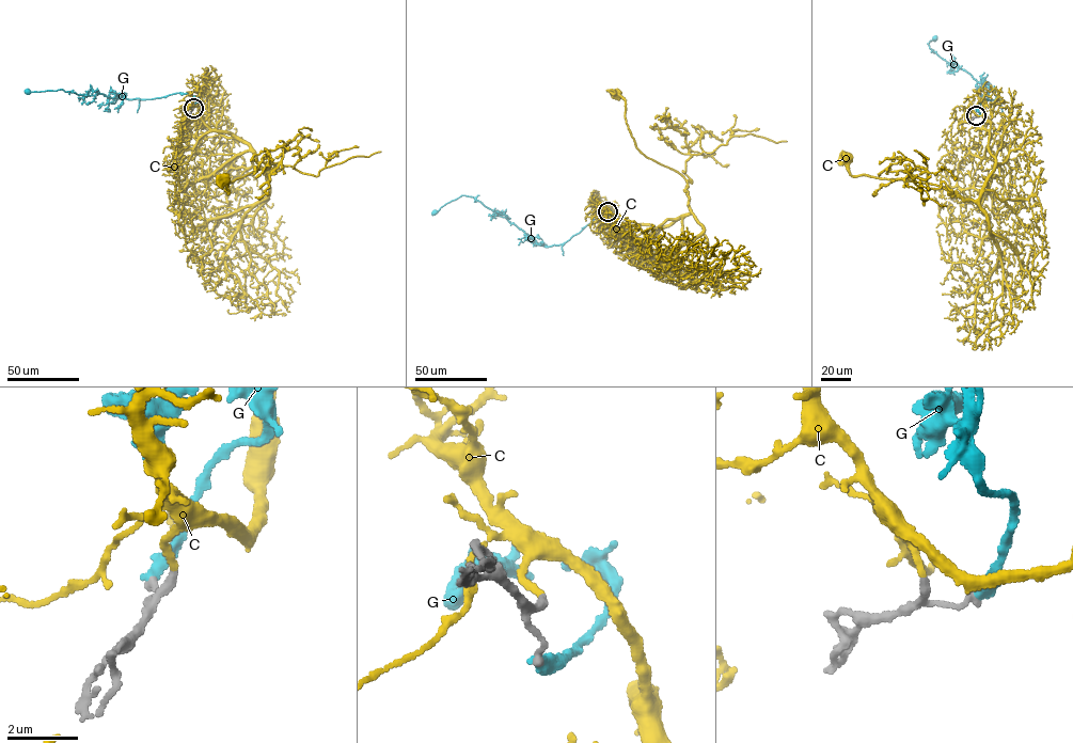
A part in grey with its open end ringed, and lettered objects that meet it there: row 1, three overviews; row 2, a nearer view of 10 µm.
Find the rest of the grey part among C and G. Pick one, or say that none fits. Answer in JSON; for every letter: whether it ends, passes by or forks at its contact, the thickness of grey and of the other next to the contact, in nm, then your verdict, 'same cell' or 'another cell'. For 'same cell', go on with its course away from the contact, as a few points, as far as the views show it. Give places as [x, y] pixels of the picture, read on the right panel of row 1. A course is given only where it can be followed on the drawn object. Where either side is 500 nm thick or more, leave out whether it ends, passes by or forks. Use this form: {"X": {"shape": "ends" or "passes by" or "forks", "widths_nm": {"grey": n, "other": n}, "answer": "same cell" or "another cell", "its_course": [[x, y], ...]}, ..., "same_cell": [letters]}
{"C": {"shape": "ends", "widths_nm": {"grey": 170, "other": 200}, "answer": "same cell", "its_course": [[976, 115], [982, 115], [990, 124], [988, 146], [996, 163], [975, 200], [928, 183], [852, 176], [845, 157]]}, "G": {"shape": "ends", "widths_nm": {"grey": 180, "other": 400}, "answer": "another cell"}, "same_cell": ["C"]}

